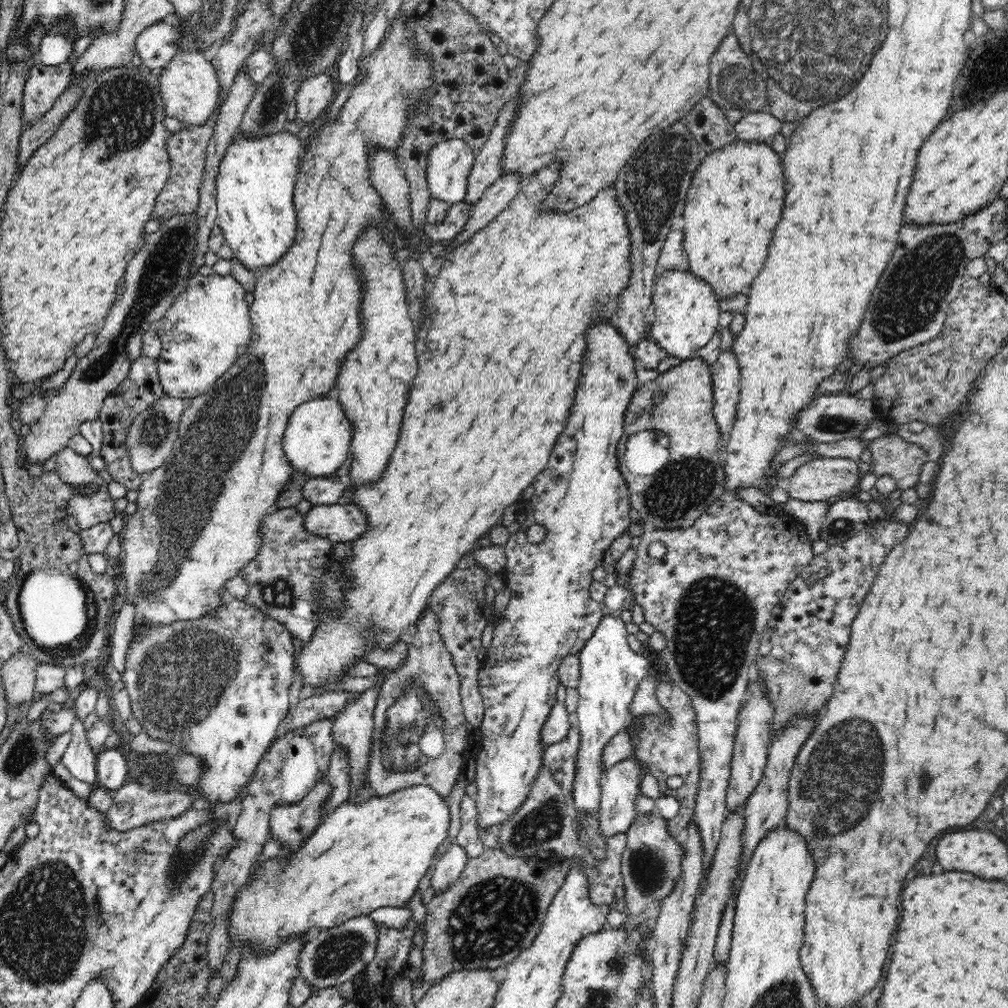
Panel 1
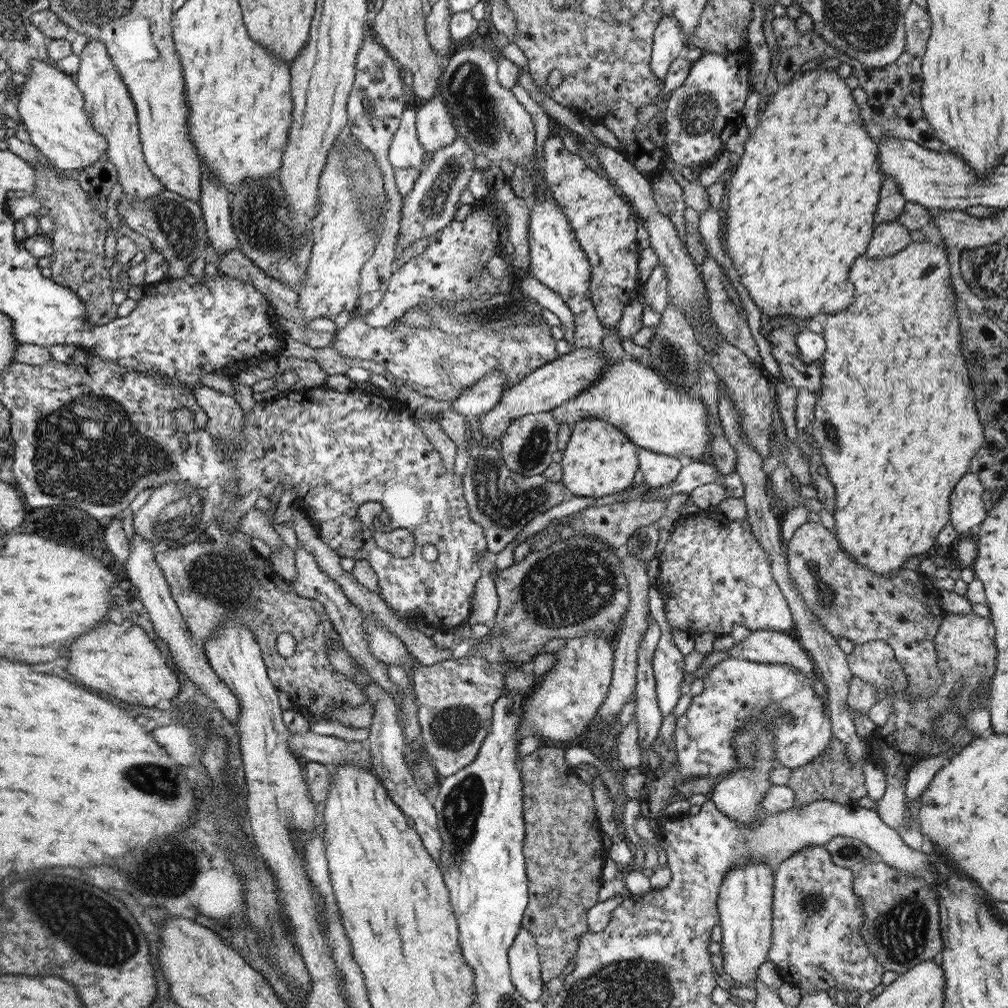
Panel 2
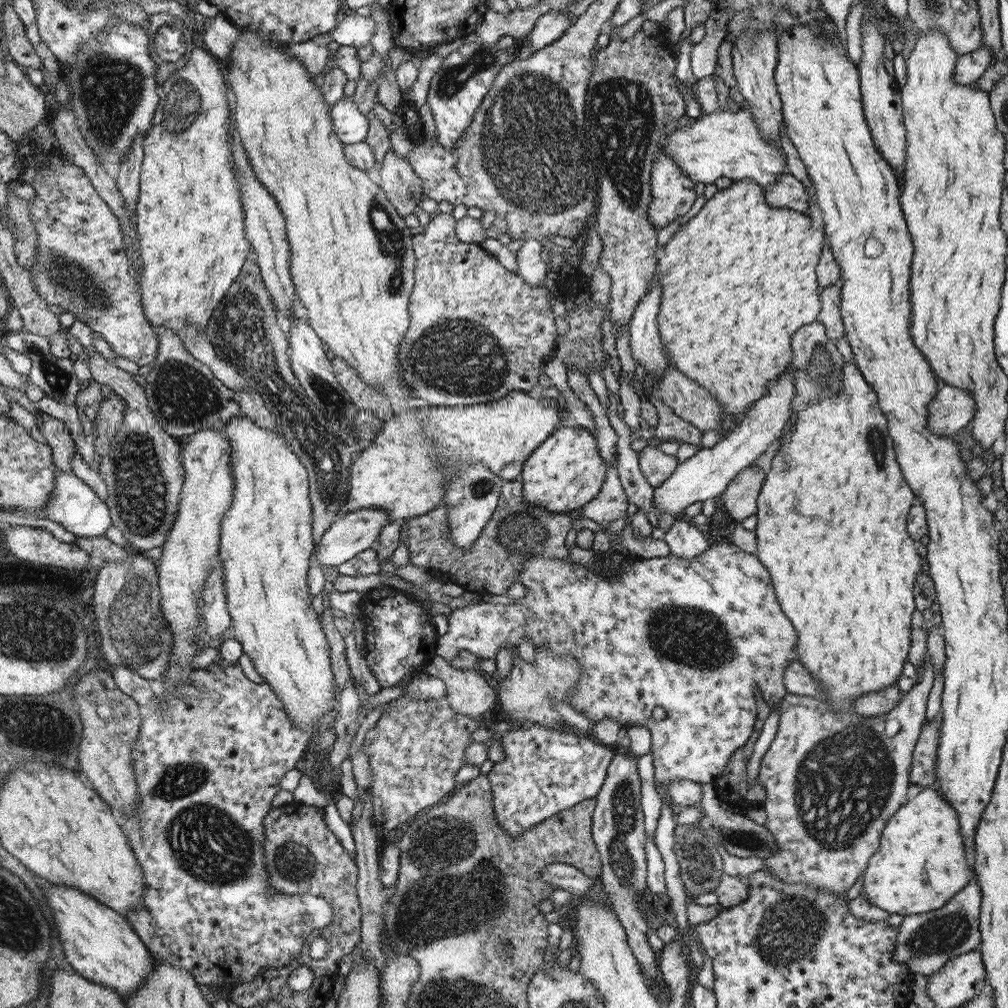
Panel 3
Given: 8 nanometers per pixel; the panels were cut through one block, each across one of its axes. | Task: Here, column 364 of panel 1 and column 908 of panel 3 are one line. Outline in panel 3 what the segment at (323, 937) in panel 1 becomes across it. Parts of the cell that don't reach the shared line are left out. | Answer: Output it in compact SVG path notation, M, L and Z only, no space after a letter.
M968 883L957 892L942 908L905 916L898 927L898 941L893 959L904 963L911 974L930 976L942 969L953 958L976 950L980 946L981 888Z

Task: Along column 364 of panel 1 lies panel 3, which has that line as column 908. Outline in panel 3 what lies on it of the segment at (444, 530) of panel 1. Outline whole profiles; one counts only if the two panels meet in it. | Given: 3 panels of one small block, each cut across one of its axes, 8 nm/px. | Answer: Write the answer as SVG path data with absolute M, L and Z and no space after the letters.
M856 361L843 363L843 369L841 372L841 389L839 390L839 393L836 393L831 397L820 399L817 403L810 403L807 407L796 411L795 426L796 428L794 428L794 432L790 433L790 436L788 436L786 440L782 440L782 442L780 442L776 456L774 456L774 459L772 460L772 470L770 470L770 473L766 475L763 485L761 486L761 492L758 494L756 514L758 517L758 525L755 529L758 539L757 557L759 558L760 563L770 574L773 587L775 588L775 593L777 594L777 599L779 600L784 614L791 620L791 623L796 629L797 645L795 646L795 651L797 652L797 660L800 661L803 666L810 671L810 674L812 674L812 676L819 682L820 689L823 690L822 694L824 694L824 702L827 702L829 706L828 710L832 710L832 712L851 711L852 700L862 698L863 694L866 694L867 692L879 691L880 689L884 690L887 686L895 685L895 682L902 674L904 665L908 662L907 656L911 647L911 620L913 613L916 611L912 590L914 590L914 582L916 582L918 573L925 569L924 558L918 555L918 543L910 536L908 530L906 530L908 513L910 512L910 509L912 509L912 506L916 504L917 500L912 493L912 490L910 490L906 479L903 477L902 470L898 468L898 462L896 461L895 451L893 448L893 441L889 436L887 428L887 418L879 405L877 392L872 388L872 386L870 386L870 384L868 384L868 382L866 382L866 379L862 376Z

